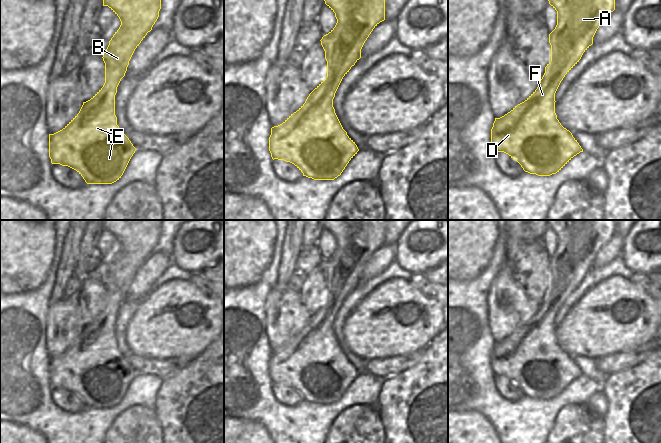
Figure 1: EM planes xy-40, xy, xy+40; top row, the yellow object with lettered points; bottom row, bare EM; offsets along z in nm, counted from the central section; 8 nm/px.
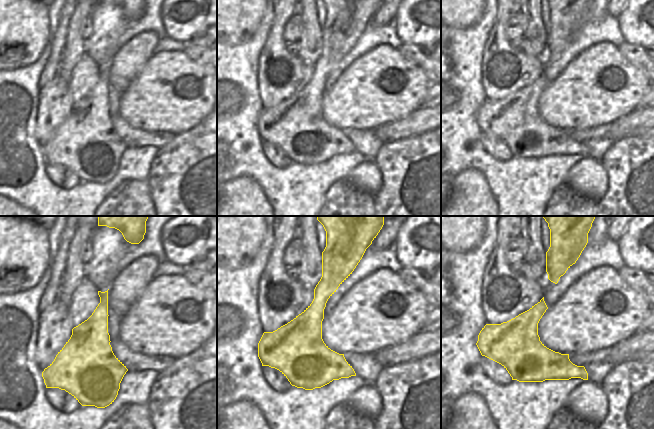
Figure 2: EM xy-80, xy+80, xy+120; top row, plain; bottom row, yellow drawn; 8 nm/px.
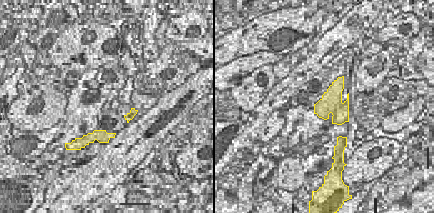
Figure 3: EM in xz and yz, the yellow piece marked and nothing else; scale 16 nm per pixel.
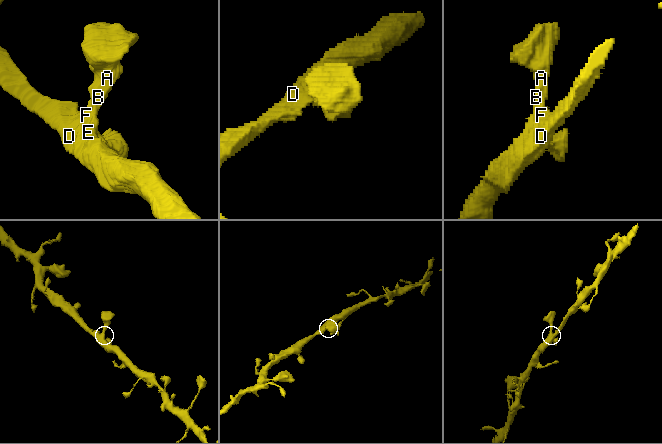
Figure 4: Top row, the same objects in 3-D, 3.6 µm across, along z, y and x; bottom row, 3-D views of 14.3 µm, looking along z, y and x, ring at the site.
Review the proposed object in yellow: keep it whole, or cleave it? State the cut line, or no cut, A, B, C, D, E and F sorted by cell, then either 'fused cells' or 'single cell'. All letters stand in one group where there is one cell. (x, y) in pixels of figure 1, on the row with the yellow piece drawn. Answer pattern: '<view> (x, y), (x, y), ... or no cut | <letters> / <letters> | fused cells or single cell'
no cut | A B C D E F | single cell

